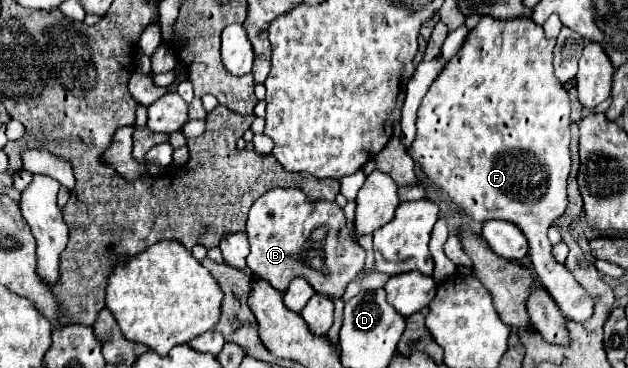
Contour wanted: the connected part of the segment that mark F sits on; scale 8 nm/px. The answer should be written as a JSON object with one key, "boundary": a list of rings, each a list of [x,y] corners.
{"boundary":[[[482,17],[468,33],[462,49],[446,63],[442,73],[430,85],[418,109],[416,139],[410,145],[410,157],[422,165],[428,179],[450,195],[466,215],[476,221],[504,219],[522,229],[530,243],[530,259],[534,271],[556,301],[560,311],[570,321],[586,321],[594,313],[594,301],[574,281],[566,265],[554,261],[548,227],[564,213],[568,205],[566,181],[570,173],[570,97],[562,83],[554,77],[552,49],[554,39],[544,35],[544,29],[528,17],[500,21]]]}

